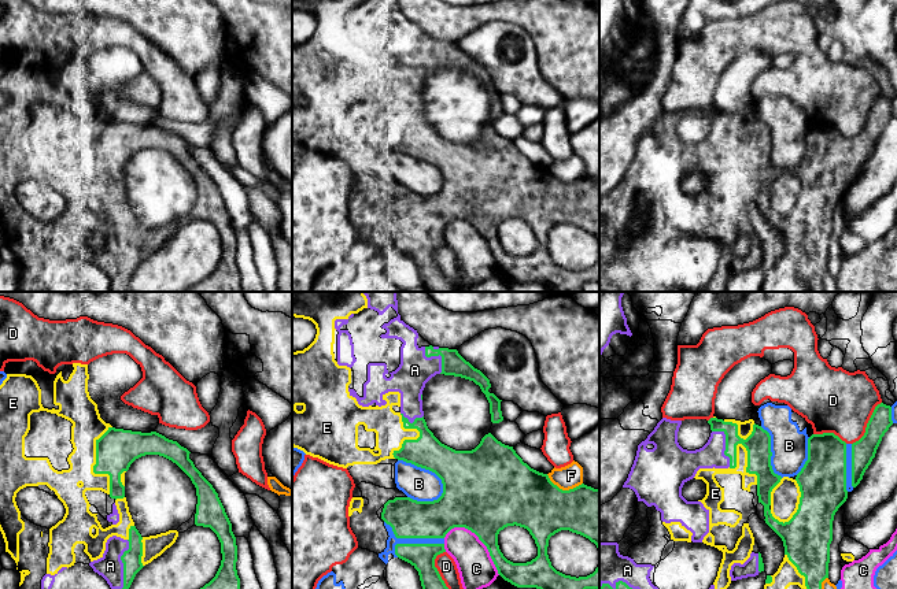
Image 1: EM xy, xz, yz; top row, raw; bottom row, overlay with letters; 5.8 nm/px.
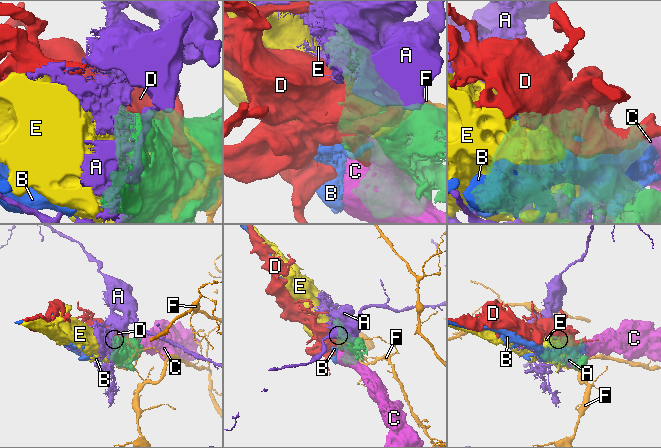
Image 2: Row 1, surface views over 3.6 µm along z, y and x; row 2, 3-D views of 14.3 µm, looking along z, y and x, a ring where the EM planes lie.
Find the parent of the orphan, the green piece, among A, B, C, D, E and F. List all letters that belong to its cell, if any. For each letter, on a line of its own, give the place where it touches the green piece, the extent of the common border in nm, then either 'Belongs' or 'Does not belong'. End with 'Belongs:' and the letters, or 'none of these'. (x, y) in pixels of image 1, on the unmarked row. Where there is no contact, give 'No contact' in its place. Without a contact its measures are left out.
A: Touches green at xy (124, 262). Shared border 320 nm. Does not belong
B: Touches green at xz (427, 162). Shared border 340 nm. Does not belong
C: Touches green at xz (479, 232). Shared border 400 nm. Does not belong
D: Touches green at xz (439, 267). Shared border 280 nm. Does not belong
E: Touches green at xy (93, 159). Shared border 400 nm. Belongs
F: Touches green at xz (564, 184). Shared border 220 nm. Does not belong
Belongs: E

